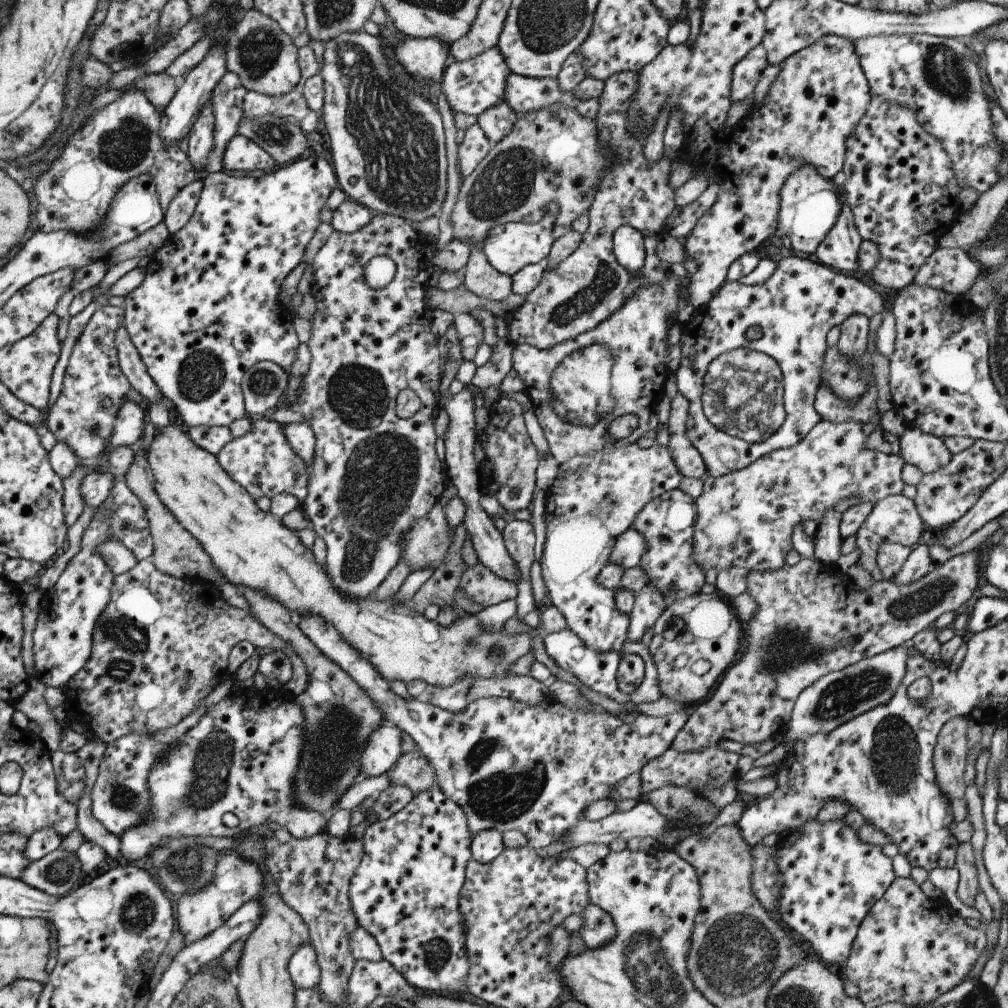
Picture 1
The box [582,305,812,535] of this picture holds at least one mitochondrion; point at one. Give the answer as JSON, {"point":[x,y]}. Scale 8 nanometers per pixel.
{"point":[741,392]}

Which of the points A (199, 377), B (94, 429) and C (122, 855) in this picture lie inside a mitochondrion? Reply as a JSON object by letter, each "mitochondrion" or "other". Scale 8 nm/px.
{"A":"mitochondrion","B":"mitochondrion","C":"other"}

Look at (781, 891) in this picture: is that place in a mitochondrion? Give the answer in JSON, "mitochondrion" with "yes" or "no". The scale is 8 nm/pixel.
{"mitochondrion":"no"}

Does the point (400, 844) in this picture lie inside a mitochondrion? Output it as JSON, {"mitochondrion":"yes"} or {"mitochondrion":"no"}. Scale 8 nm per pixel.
{"mitochondrion":"no"}

